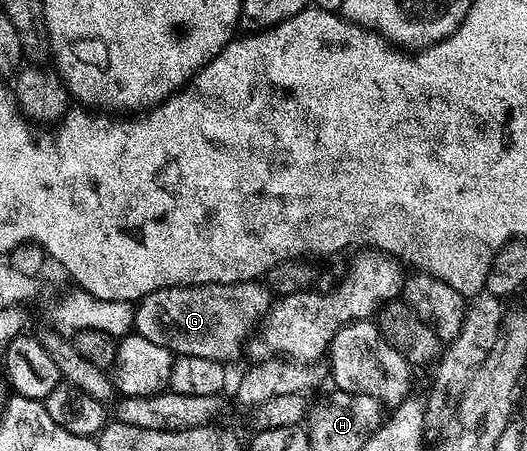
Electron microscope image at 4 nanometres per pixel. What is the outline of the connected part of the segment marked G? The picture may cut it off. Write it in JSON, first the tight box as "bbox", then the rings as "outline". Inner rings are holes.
{"bbox":[135,282,260,362],"outline":[[[252,282],[234,284],[177,284],[174,288],[159,288],[141,296],[135,305],[135,335],[146,338],[168,349],[176,356],[201,356],[211,360],[229,362],[236,356],[240,343],[252,332],[252,323],[260,316],[260,300],[256,297],[257,285]]]}

